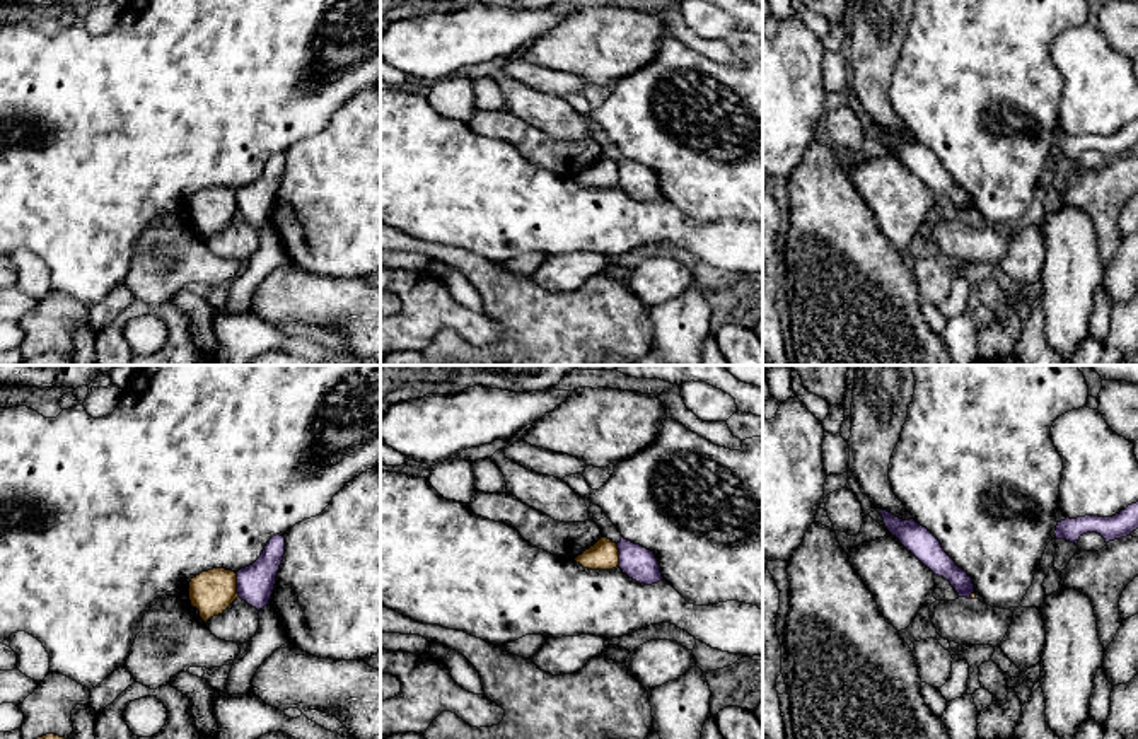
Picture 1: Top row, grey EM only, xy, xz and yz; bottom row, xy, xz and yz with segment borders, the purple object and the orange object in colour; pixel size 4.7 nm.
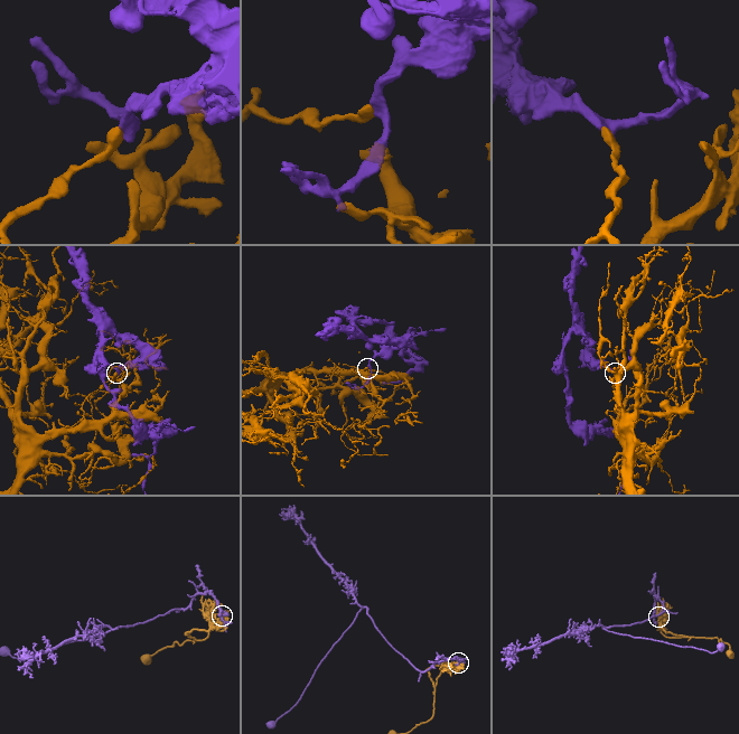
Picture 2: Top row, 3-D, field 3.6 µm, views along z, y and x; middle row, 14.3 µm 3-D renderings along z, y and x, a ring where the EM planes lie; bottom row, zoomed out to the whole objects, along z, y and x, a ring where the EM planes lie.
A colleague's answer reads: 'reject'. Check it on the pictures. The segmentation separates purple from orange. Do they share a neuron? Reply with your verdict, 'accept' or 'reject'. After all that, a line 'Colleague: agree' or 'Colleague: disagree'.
reject
Colleague: agree

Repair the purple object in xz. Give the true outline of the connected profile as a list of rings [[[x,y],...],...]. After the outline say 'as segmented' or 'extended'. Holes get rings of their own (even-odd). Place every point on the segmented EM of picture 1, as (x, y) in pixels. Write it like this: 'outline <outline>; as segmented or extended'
outline [[[621,538],[621,541],[618,543],[618,550],[619,550],[619,568],[630,579],[645,585],[652,585],[664,580],[660,565],[653,551],[640,544],[635,544],[624,538]]]; as segmented

